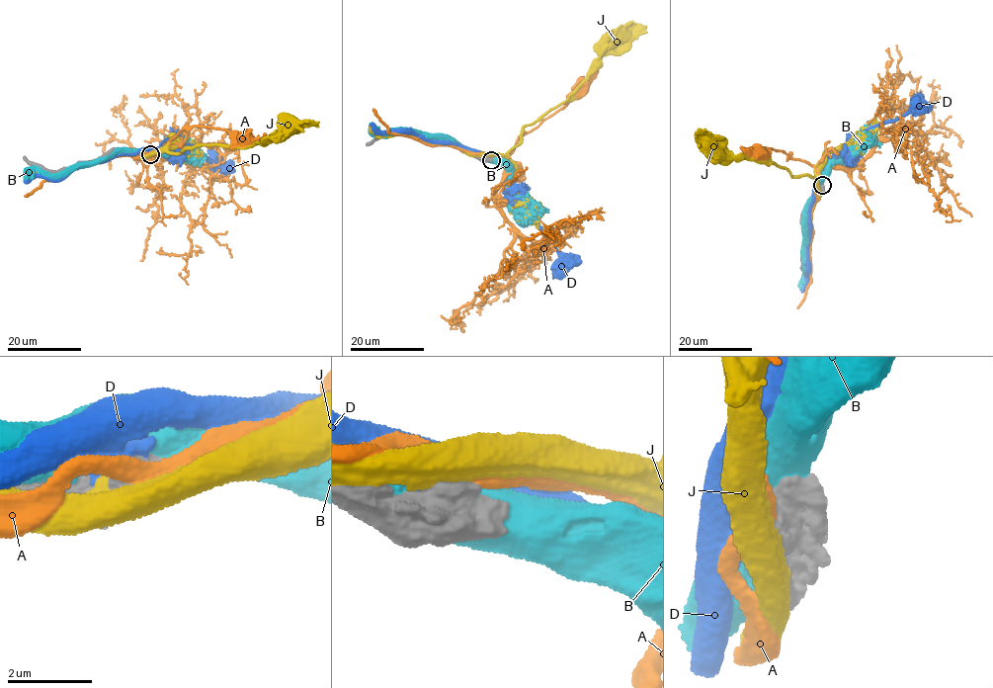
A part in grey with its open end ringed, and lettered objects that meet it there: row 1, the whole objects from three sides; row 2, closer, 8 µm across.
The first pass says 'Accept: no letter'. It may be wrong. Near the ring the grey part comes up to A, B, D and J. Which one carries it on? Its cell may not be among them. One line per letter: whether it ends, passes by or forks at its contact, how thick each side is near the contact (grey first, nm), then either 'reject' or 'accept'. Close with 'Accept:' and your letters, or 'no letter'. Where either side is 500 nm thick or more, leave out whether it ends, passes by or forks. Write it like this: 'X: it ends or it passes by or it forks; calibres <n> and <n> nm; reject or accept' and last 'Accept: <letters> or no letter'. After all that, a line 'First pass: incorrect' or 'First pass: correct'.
A: calibres 950 and 400 nm; reject
B: calibres 800 and 750 nm; reject
D: calibres 950 and 750 nm; reject
J: calibres 950 and 550 nm; reject
Accept: no letter
First pass: correct

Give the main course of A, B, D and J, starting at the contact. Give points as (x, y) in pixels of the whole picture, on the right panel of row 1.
A: (819, 188), (816, 166), (771, 148), (757, 154)
B: (820, 188), (807, 213), (801, 252), (805, 262), (800, 290)
D: (818, 188), (818, 177), (828, 162), (870, 128), (903, 117), (920, 92)
J: (819, 190), (817, 177), (794, 175), (786, 167), (772, 162), (736, 159), (723, 145), (708, 136), (706, 139)

